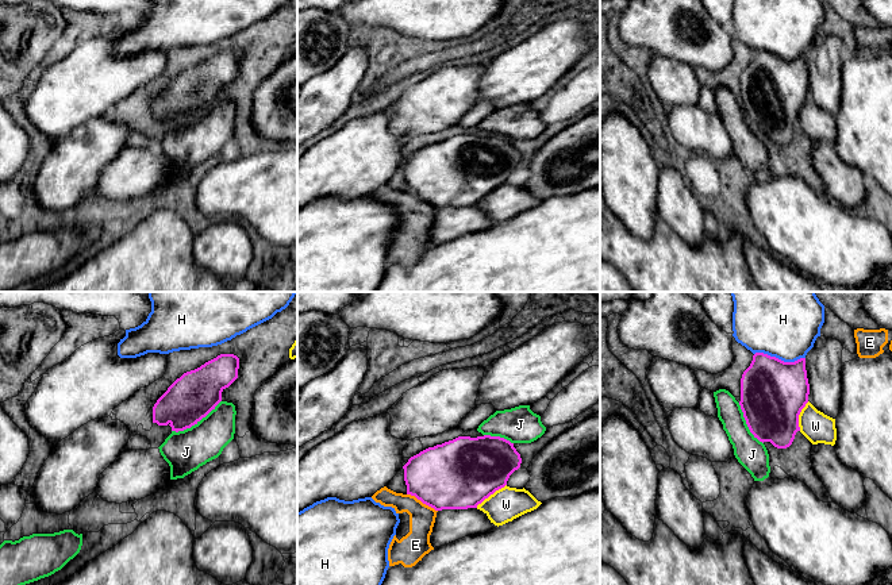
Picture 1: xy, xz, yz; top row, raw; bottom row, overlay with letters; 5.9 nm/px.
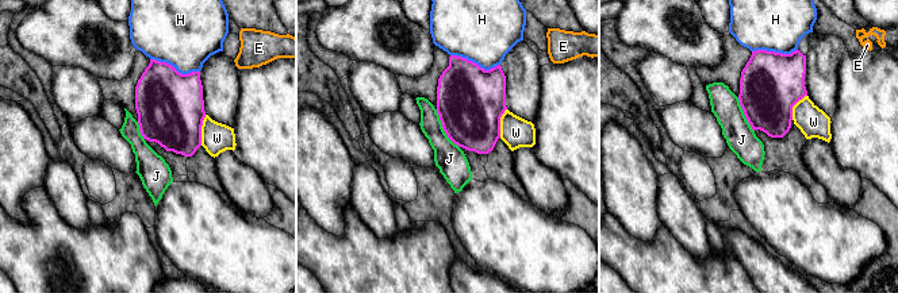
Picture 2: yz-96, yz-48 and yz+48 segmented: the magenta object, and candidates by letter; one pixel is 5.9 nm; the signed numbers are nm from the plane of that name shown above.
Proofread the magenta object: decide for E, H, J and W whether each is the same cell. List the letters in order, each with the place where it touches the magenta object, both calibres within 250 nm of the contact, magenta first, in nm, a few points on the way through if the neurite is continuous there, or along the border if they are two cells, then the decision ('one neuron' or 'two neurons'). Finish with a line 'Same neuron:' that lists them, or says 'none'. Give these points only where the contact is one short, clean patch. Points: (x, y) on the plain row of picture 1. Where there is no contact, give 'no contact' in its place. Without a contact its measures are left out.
E: contact xz (422, 199); calibres 400 and 160 nm; two neurons
H: contact yz (780, 57); calibres 380 and 340 nm; two neurons
J: contact xy (196, 119); calibres 280 and 240 nm; border xy (220, 97), (189, 124), (172, 129); two neurons
W: contact xz (491, 191); calibres 420 and 200 nm; one neuron
Same neuron: W

